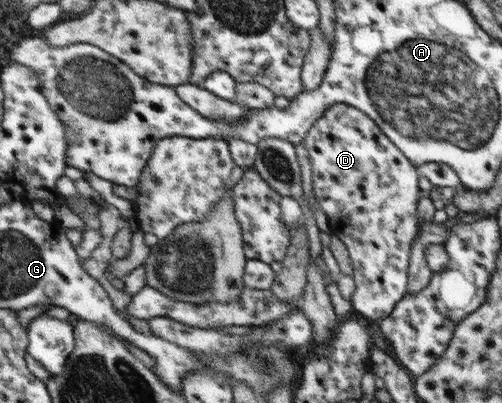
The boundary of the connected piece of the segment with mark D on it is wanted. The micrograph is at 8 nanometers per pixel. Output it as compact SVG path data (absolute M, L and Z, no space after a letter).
M346 103L326 108L310 128L303 144L312 162L315 201L329 219L331 234L346 245L350 255L355 282L352 307L372 322L384 319L408 292L409 258L413 241L418 236L416 215L422 197L417 167L392 144L372 118Z

